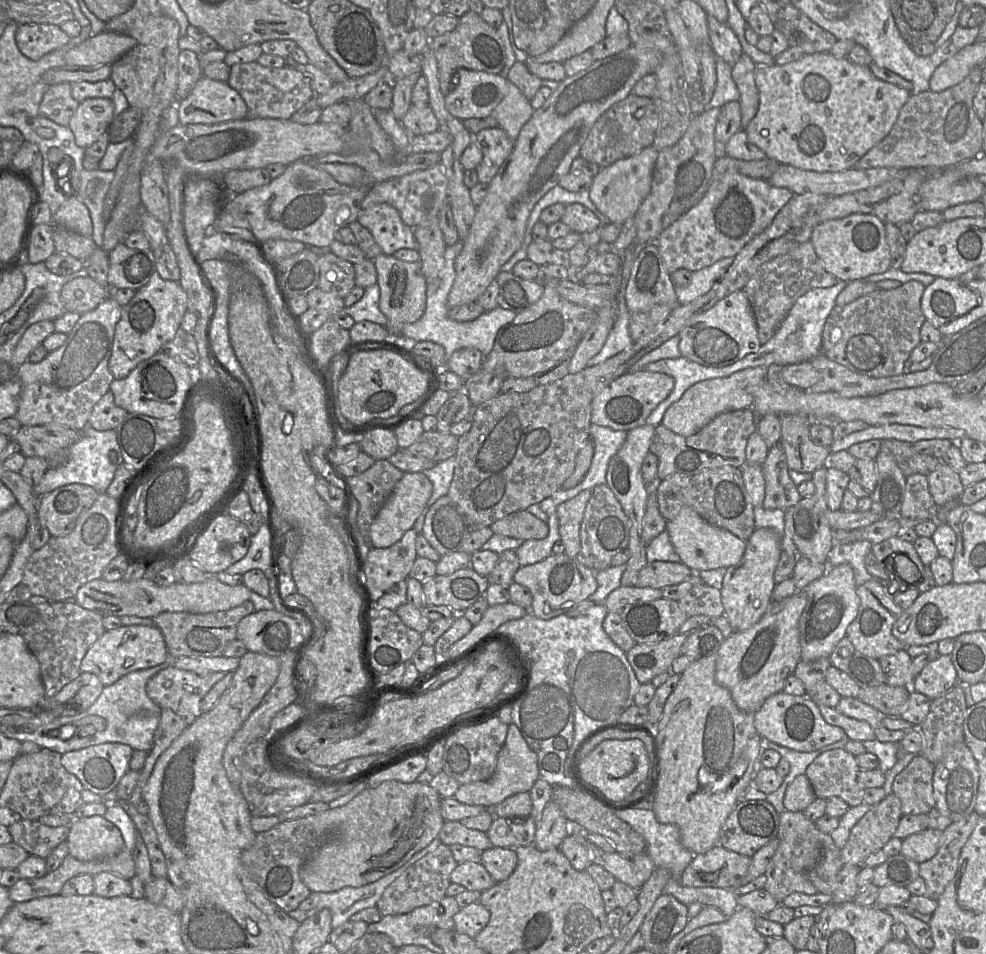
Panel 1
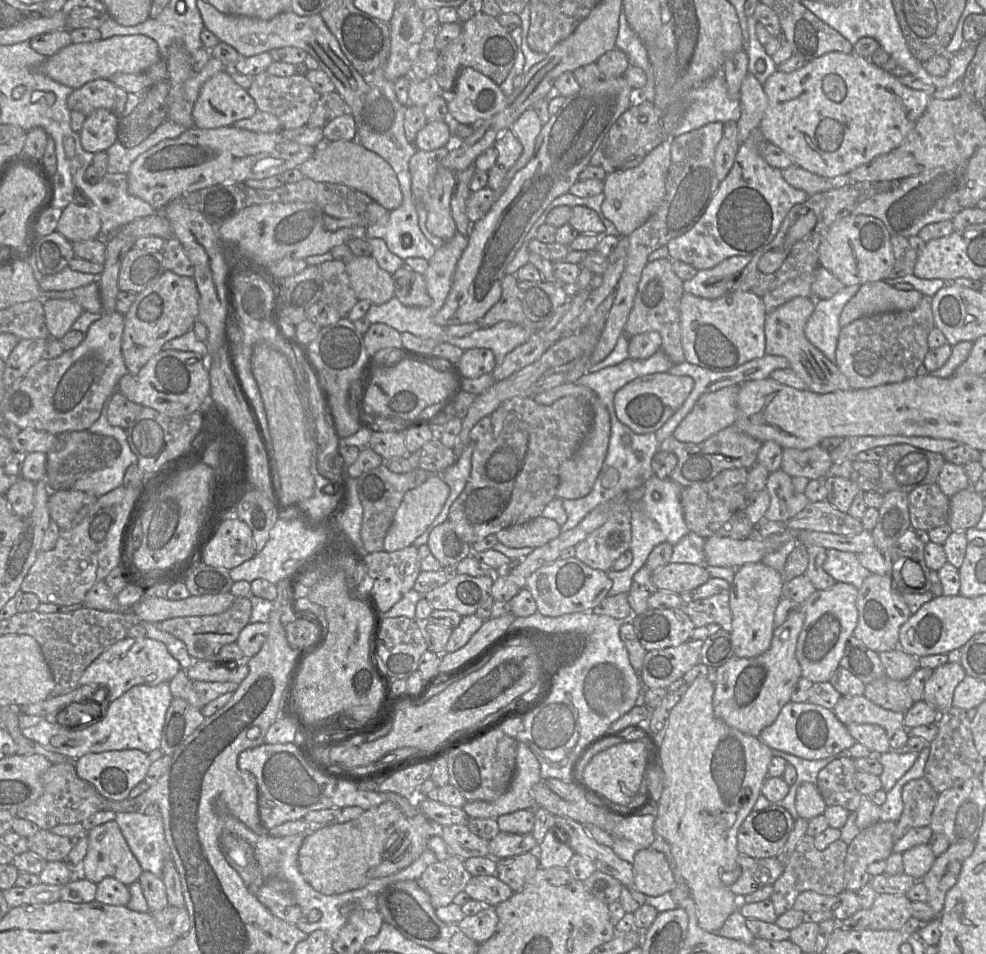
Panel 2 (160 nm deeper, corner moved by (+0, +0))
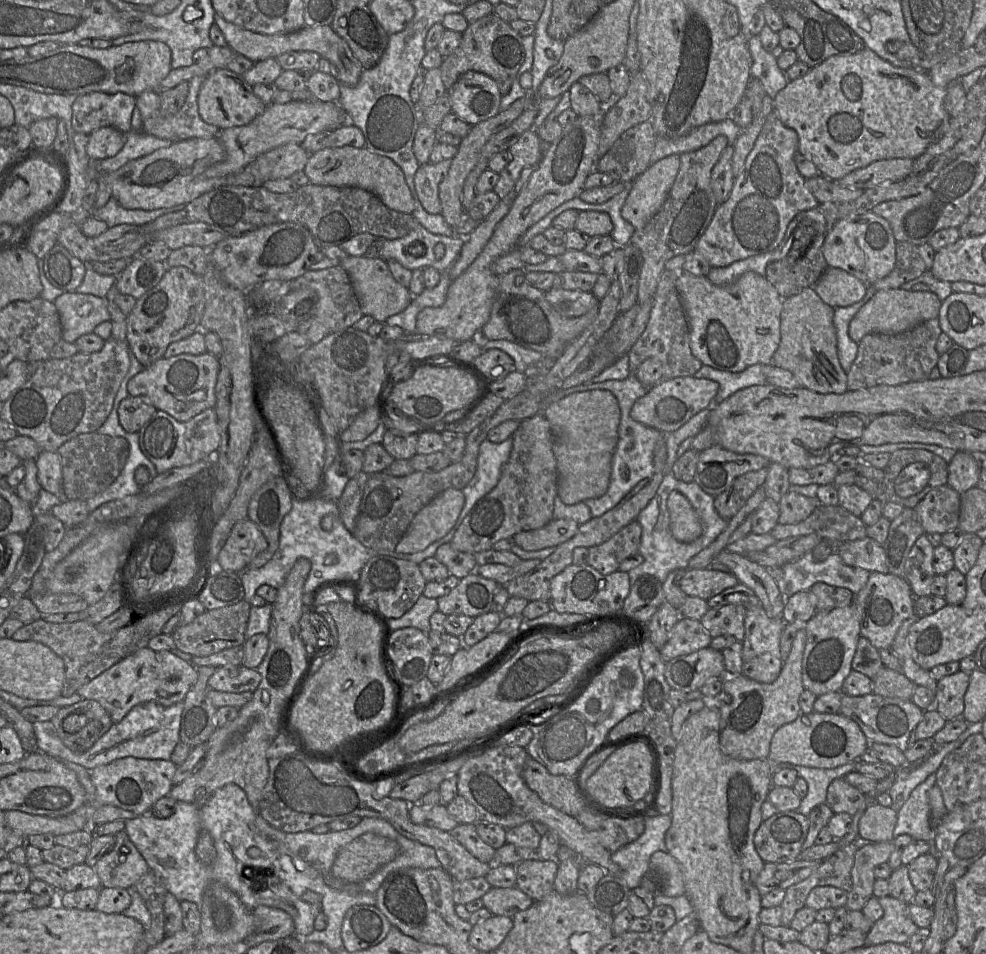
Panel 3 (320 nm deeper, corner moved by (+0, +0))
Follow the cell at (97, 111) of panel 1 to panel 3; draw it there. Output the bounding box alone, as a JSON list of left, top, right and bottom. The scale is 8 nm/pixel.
[87,127,125,160]

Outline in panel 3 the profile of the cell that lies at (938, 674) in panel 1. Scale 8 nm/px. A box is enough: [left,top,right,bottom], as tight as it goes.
[935,670,970,721]

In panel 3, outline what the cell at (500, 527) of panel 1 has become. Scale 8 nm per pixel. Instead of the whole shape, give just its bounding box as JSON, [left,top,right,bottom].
[512,519,579,551]

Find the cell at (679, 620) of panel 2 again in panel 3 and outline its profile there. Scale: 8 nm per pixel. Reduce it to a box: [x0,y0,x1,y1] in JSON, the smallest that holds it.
[659,618,712,662]

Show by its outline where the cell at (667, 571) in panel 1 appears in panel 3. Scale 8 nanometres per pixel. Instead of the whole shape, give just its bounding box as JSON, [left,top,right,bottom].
[679,568,738,601]

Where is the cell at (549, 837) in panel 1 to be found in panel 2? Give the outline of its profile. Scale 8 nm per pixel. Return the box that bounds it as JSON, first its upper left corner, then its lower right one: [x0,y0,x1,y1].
[530,829,575,868]

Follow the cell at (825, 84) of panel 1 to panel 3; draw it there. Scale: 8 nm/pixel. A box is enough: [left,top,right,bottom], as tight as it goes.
[772,48,950,180]

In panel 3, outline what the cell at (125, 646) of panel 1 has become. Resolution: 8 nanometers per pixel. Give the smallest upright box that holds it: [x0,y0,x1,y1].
[77,647,198,723]

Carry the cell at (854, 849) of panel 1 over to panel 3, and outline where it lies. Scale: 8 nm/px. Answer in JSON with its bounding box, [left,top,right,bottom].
[846,840,893,911]

